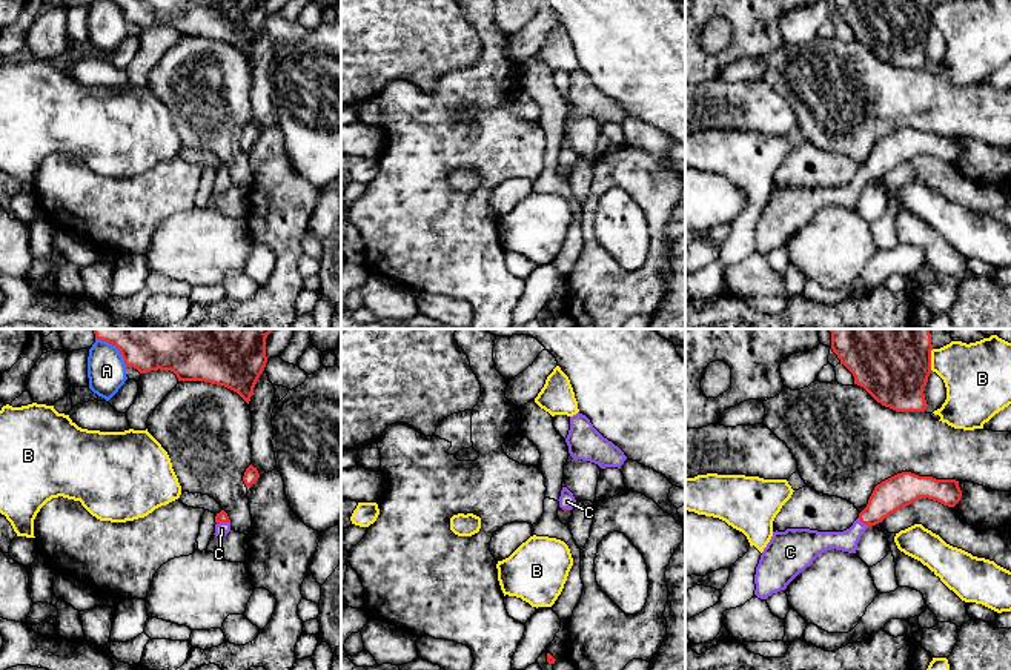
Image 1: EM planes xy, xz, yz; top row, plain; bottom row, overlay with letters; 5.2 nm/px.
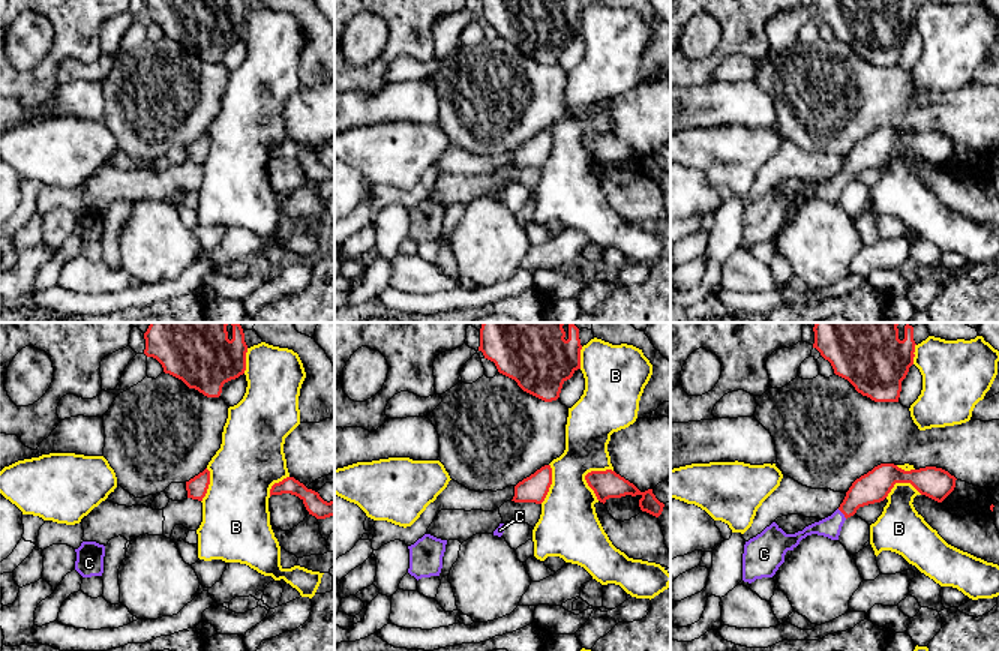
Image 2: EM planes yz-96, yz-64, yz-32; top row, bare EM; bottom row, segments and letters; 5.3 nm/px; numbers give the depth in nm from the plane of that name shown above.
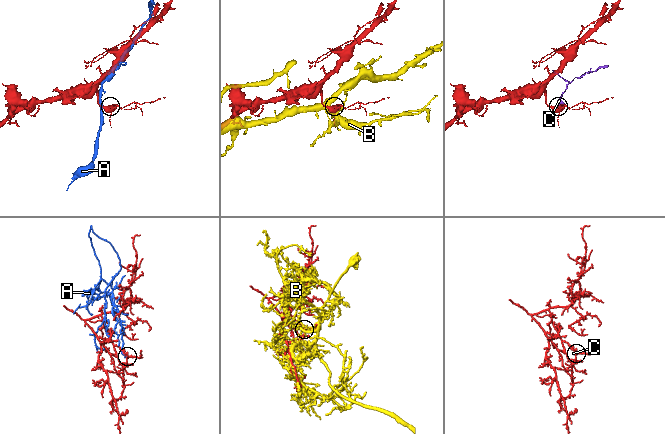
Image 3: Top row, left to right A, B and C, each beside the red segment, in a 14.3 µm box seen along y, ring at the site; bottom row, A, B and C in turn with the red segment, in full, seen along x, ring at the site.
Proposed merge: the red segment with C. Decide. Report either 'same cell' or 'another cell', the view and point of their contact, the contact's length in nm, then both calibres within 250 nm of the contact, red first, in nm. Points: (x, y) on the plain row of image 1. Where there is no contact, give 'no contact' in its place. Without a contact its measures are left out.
same cell; contact xy (223, 177); length 70 nm; calibres 60 and 70 nm

